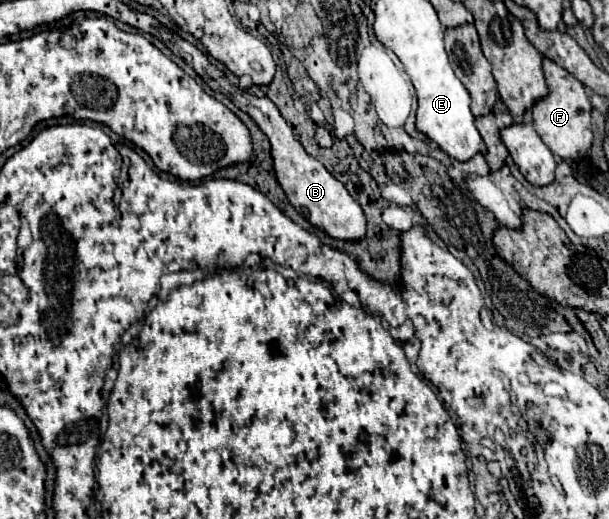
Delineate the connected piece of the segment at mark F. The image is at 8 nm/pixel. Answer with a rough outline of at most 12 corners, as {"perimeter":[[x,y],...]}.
{"perimeter":[[543,60],[549,94],[533,106],[541,140],[561,160],[593,144],[585,86]]}

